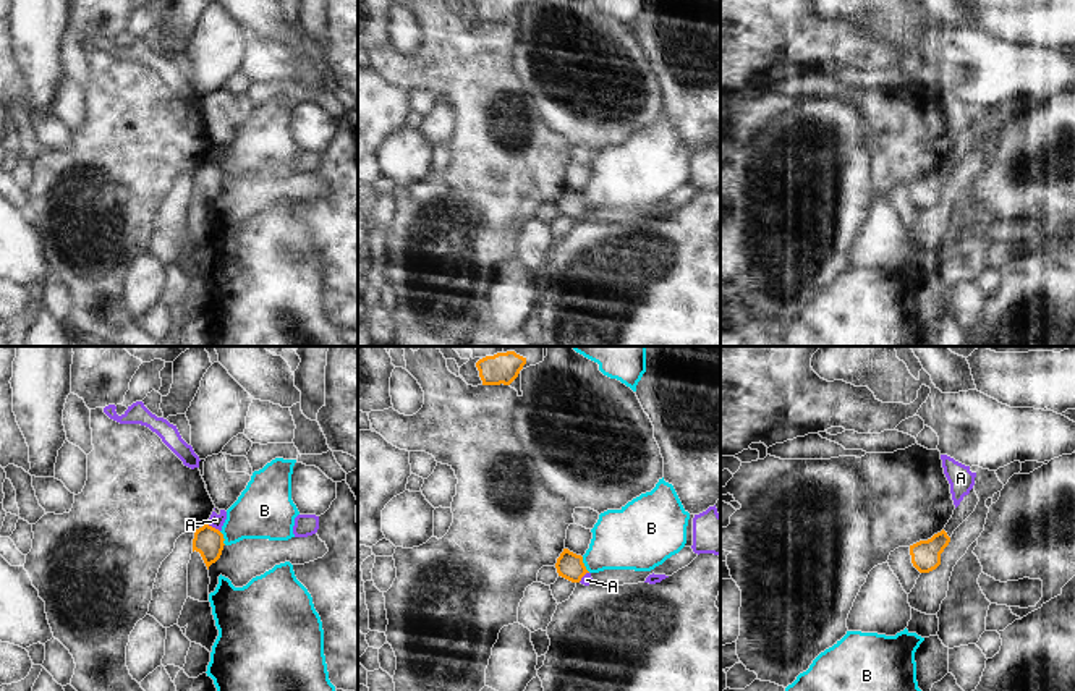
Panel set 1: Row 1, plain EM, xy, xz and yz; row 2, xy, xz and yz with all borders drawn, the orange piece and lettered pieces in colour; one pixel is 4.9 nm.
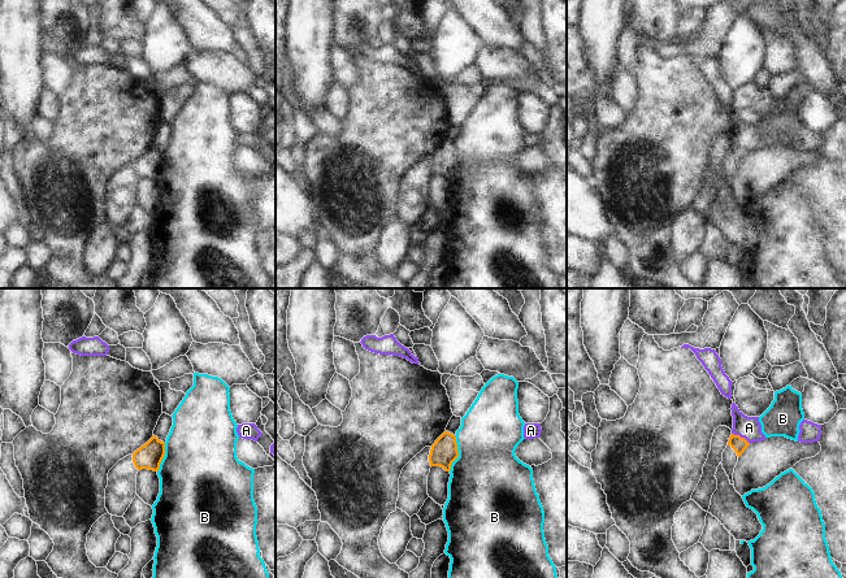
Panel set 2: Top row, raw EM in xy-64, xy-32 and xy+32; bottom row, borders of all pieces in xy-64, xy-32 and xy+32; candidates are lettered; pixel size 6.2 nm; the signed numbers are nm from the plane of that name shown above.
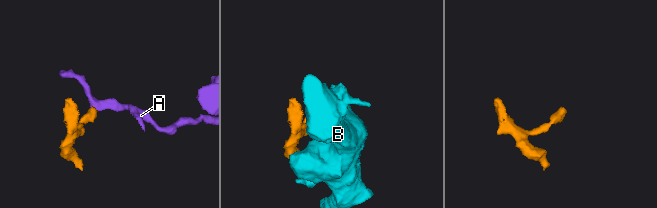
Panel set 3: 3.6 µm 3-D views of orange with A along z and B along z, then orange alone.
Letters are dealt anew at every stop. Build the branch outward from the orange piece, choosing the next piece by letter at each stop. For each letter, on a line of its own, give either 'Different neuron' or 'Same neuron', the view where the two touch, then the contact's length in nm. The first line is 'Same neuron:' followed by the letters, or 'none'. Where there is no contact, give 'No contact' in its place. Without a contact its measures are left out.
Same neuron: none
A: Different neuron. Touches orange in xy. Shared border 80 nm
B: Different neuron. Touches orange in xz. Shared border 90 nm.

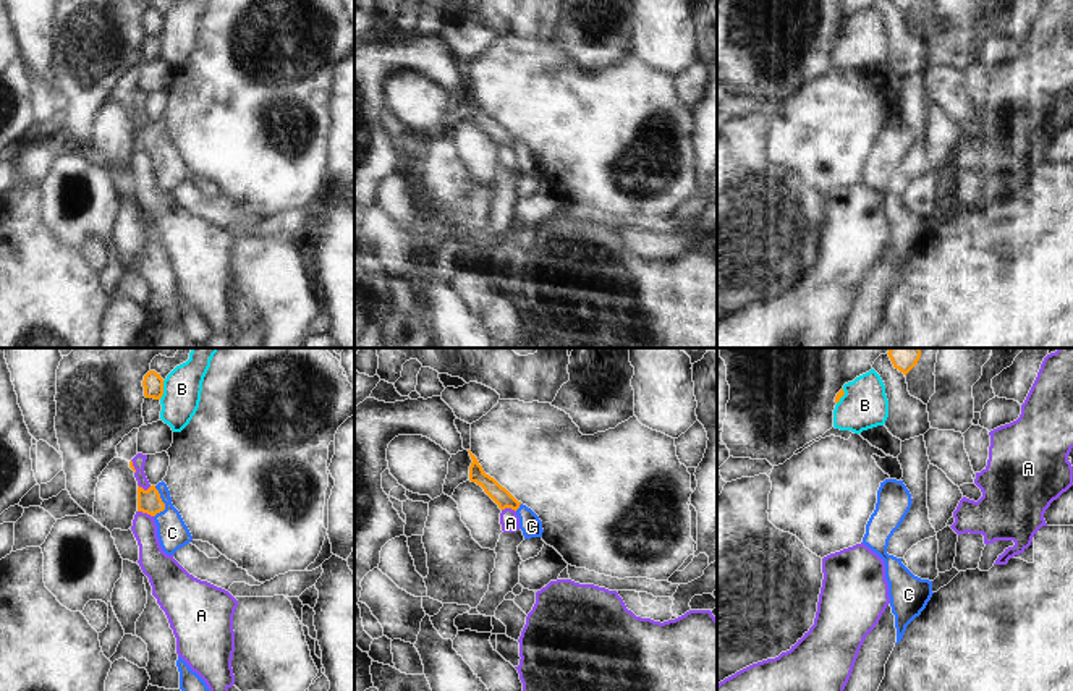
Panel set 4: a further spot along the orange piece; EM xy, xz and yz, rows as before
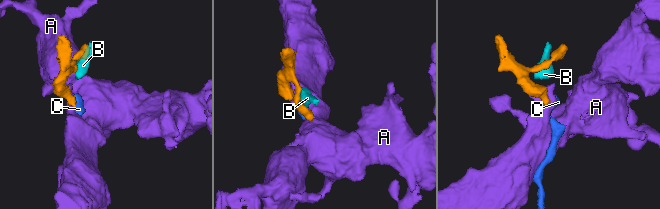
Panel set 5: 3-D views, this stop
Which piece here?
Same neuron: C
A: Different neuron. Touches orange in xy. Shared border 90 nm
B: Different neuron. Touches orange in xy. Shared border 100 nm
C: Same neuron. Touches orange in xy. Shared border 160 nm.

